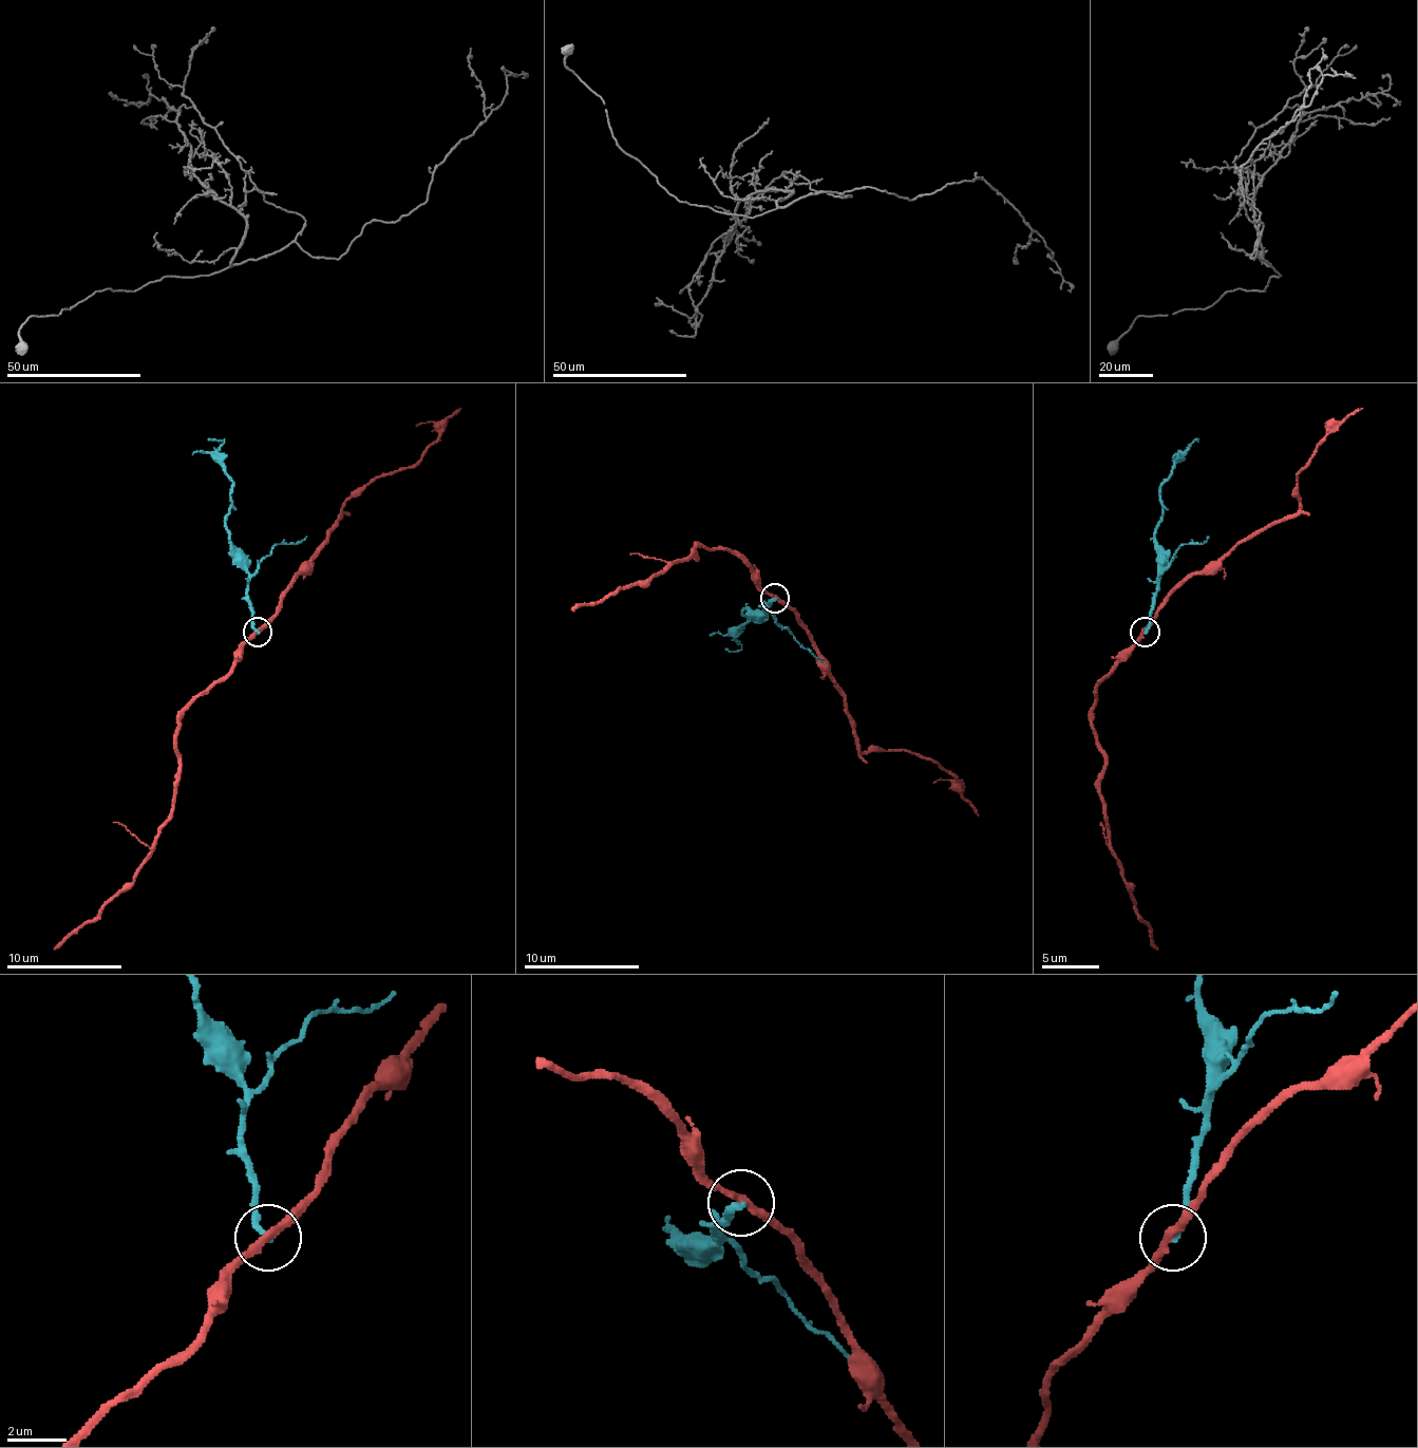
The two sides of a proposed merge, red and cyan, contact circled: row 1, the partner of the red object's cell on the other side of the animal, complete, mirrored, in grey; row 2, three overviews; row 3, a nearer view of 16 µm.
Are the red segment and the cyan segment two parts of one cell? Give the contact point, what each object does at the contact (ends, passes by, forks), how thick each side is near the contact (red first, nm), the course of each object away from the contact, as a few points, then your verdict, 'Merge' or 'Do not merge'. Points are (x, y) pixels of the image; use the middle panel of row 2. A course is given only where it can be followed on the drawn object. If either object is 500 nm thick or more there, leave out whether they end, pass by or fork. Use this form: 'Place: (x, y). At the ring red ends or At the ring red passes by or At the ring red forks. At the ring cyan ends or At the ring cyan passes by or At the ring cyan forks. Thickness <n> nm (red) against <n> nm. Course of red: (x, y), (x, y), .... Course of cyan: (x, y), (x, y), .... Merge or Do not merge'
Place: (775, 598). At the ring red passes by. At the ring cyan ends. Thickness 240 nm (red) against 200 nm. Course of red: (774, 597), (759, 585), (759, 577), (724, 548), (699, 545), (693, 551), (696, 557), (572, 612). Course of cyan: (774, 597), (766, 612), (742, 612), (751, 617), (736, 638), (742, 646), (734, 652), (724, 650). Do not merge

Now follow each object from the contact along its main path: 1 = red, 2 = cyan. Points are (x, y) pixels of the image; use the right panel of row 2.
1: (1144, 633), (1095, 688), (1092, 716), (1098, 751), (1103, 756), (1103, 817), (1121, 878), (1158, 950)
2: (1144, 633), (1158, 563), (1155, 540), (1164, 480), (1198, 439), (1196, 439)

